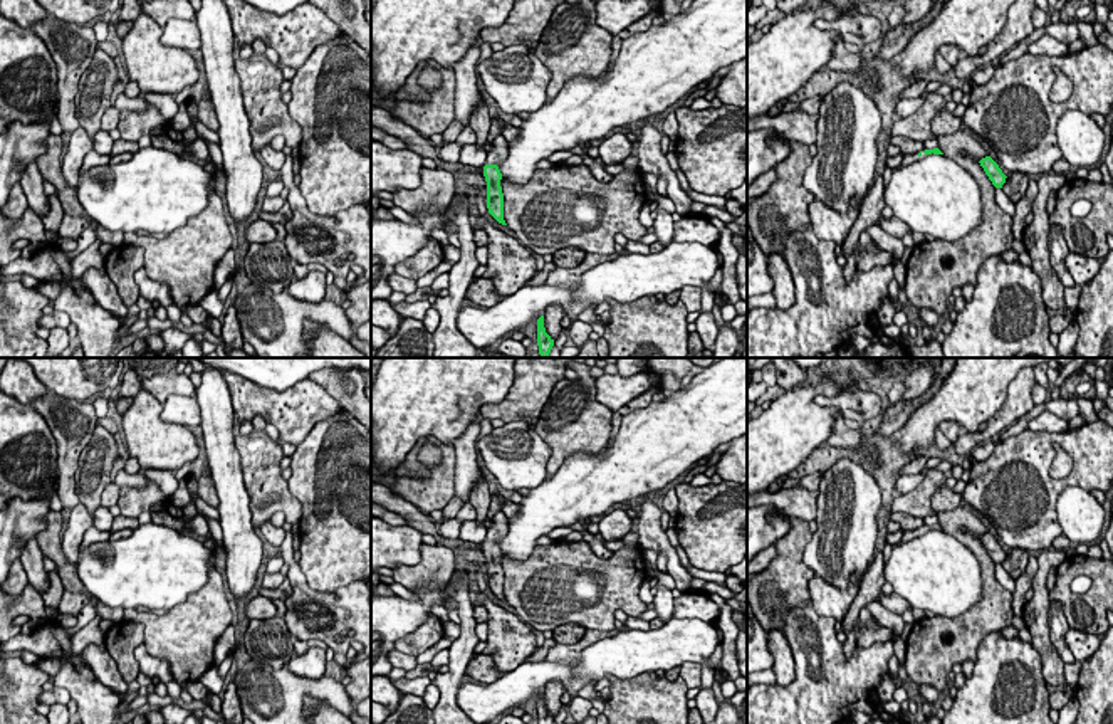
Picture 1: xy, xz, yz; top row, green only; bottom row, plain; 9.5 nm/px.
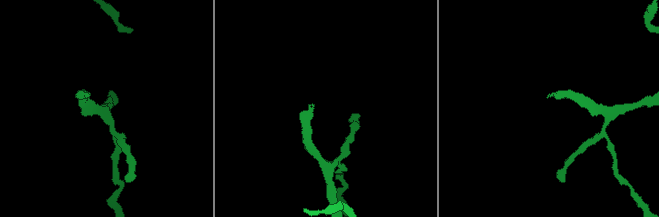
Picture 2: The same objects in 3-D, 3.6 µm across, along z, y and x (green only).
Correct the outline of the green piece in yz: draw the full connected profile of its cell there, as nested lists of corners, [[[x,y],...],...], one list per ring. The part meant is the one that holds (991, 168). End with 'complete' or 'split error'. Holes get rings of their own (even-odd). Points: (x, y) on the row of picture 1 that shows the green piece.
[[[990,156],[982,158],[979,163],[984,168],[985,175],[989,176],[989,180],[992,181],[992,185],[995,188],[1002,188],[1007,176],[1002,173],[999,165]]]; complete

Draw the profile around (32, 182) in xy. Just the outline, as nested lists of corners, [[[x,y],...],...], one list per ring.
[[[29,163],[20,176],[20,185],[27,198],[27,207],[42,218],[49,213],[49,195],[44,191],[44,176],[37,163]]]

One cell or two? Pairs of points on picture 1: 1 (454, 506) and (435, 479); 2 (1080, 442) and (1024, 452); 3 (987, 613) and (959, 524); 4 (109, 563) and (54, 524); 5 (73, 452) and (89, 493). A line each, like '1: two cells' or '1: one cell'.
1: two cells
2: one cell
3: one cell
4: two cells
5: two cells

